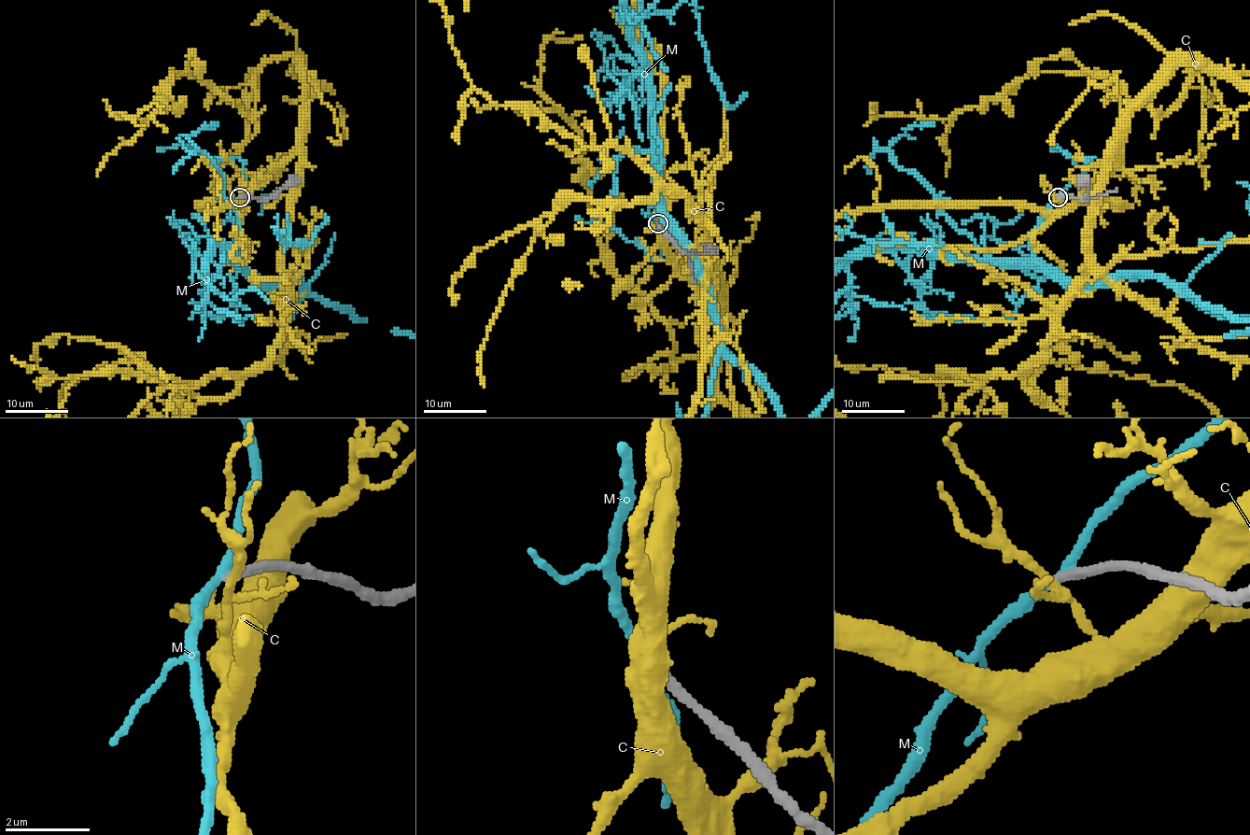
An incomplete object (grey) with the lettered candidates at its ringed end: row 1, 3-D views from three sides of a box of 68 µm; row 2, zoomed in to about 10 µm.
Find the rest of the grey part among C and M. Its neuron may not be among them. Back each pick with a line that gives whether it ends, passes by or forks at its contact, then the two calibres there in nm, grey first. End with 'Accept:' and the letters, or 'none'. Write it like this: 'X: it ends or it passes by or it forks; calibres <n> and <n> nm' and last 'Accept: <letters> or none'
Accept: none

